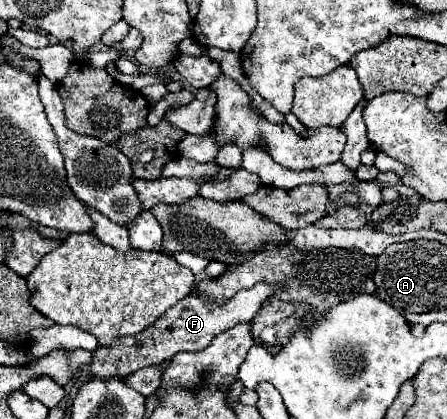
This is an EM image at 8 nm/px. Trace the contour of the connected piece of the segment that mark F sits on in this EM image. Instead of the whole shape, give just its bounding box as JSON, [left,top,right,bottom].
[90,282,284,378]

